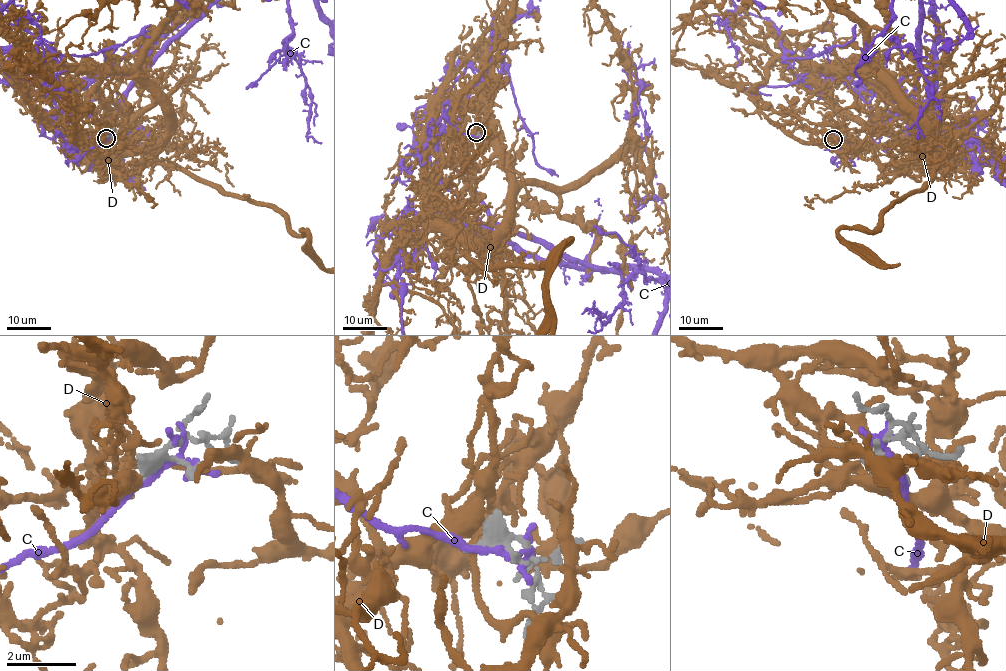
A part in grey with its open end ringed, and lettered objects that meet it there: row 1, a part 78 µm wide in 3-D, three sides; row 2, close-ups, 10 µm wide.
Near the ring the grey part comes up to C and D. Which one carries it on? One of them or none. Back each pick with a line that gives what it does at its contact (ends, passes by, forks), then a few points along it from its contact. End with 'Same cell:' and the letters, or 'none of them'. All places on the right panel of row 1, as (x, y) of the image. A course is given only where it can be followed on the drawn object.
D: it forks
Same cell: D

